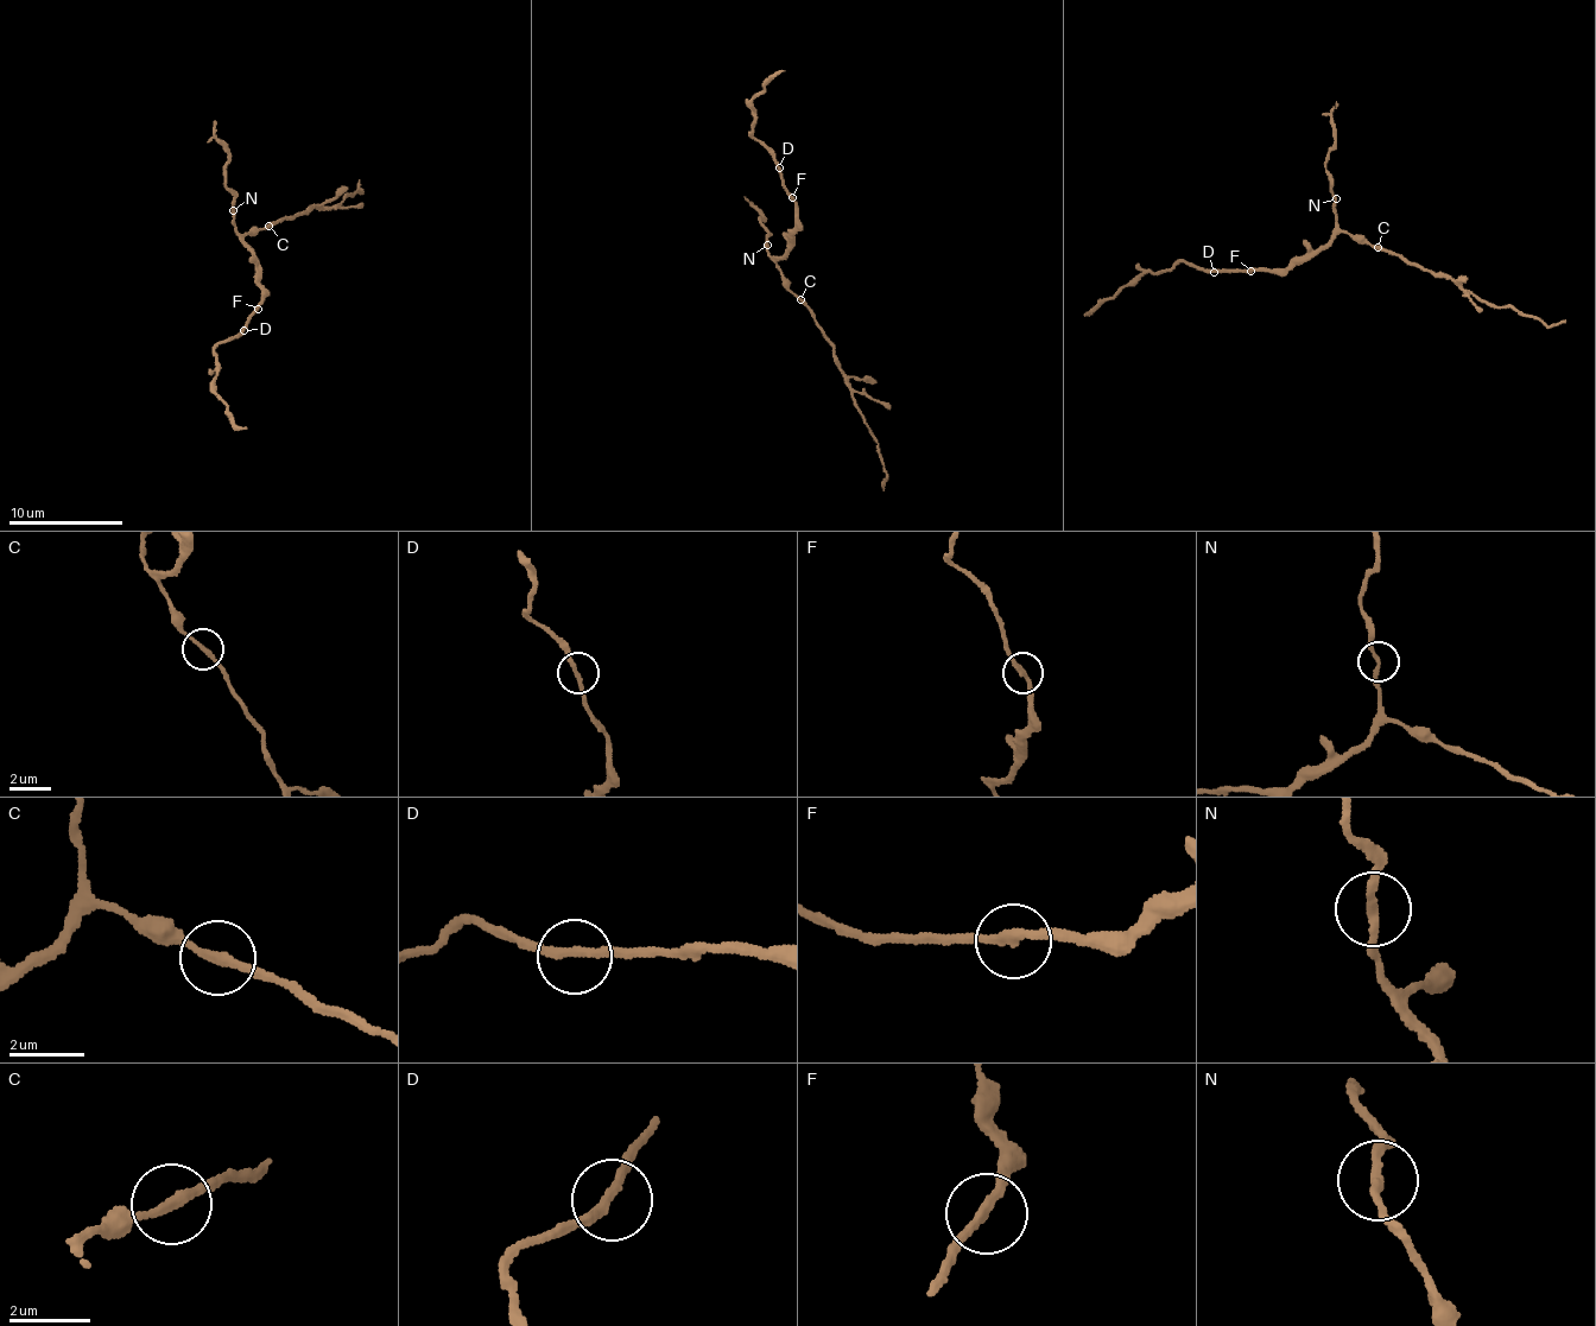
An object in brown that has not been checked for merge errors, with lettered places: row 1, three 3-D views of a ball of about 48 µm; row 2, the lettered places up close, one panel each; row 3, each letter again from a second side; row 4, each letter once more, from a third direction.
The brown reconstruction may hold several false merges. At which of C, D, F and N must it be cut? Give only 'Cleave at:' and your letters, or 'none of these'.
Cleave at: C, N

